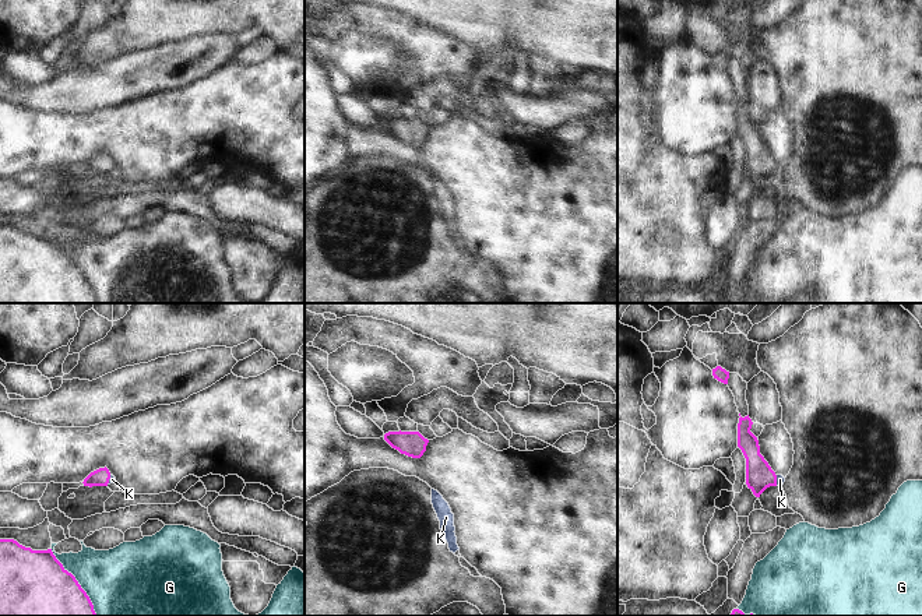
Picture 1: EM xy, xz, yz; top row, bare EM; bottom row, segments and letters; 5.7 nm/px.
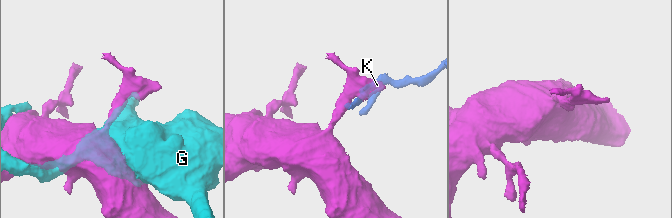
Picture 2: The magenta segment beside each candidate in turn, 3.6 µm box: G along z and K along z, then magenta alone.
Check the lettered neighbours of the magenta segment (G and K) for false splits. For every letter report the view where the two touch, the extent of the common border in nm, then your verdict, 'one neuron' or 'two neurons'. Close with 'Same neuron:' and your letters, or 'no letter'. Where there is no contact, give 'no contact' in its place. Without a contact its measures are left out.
G: meets magenta in xy; contact 460 nm long; two neurons
K: meets magenta in yz; contact 60 nm long; one neuron
Same neuron: K

